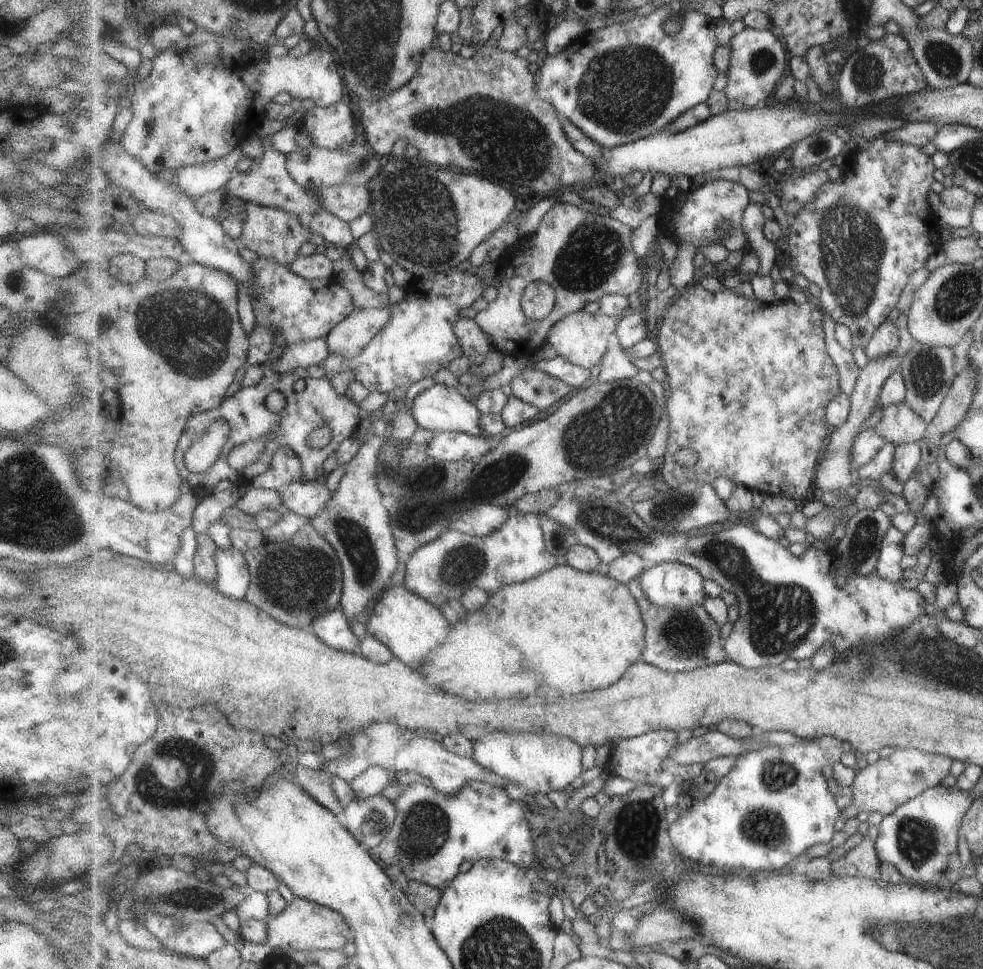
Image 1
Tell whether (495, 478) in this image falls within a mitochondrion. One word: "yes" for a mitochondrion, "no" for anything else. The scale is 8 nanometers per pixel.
yes

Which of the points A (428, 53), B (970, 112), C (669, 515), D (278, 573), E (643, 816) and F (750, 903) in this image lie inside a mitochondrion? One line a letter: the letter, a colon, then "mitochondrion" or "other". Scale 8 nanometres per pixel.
A: other
B: other
C: mitochondrion
D: mitochondrion
E: mitochondrion
F: other

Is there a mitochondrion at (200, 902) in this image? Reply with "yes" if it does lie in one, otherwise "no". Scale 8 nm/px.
yes

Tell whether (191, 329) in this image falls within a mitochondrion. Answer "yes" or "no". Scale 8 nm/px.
yes

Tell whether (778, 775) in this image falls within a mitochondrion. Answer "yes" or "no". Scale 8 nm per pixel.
yes

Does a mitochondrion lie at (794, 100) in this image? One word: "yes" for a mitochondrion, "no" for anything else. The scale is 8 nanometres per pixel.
no

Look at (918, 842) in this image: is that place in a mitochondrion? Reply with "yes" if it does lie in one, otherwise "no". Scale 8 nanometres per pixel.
yes

